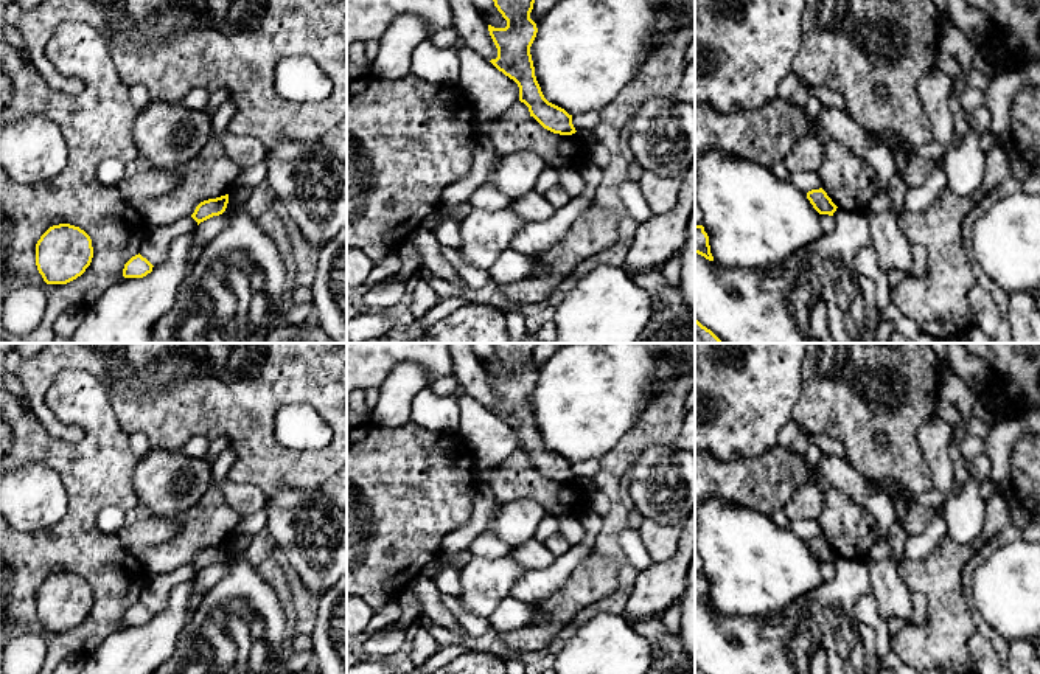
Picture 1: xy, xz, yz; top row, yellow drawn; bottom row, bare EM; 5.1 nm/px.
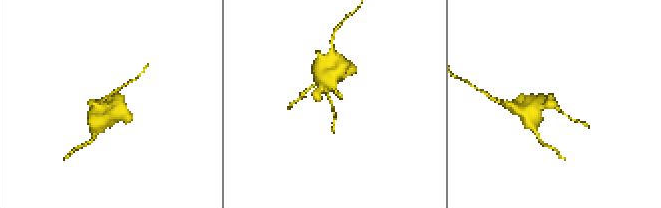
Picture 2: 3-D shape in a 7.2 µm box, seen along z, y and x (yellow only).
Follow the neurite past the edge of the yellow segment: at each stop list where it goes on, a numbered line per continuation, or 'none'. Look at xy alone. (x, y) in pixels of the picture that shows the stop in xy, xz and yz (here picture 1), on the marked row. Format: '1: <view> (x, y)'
none

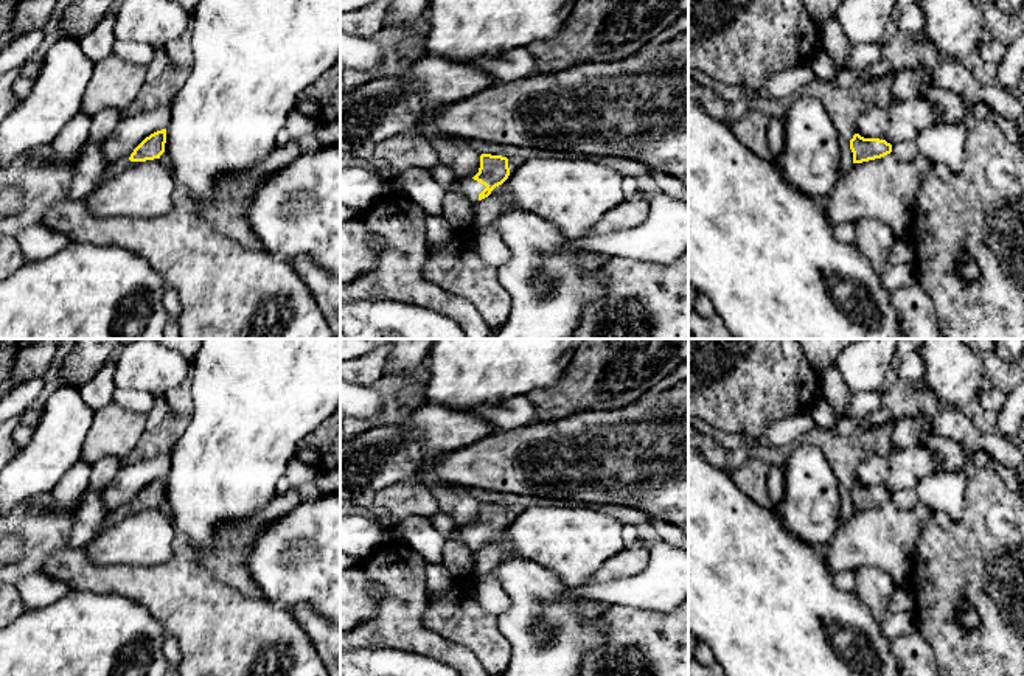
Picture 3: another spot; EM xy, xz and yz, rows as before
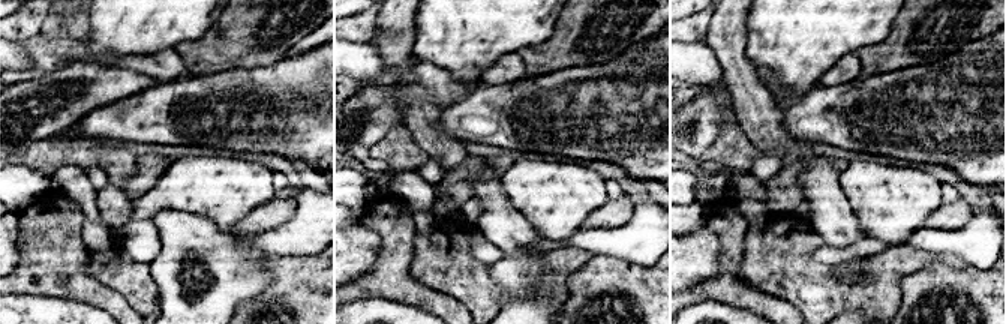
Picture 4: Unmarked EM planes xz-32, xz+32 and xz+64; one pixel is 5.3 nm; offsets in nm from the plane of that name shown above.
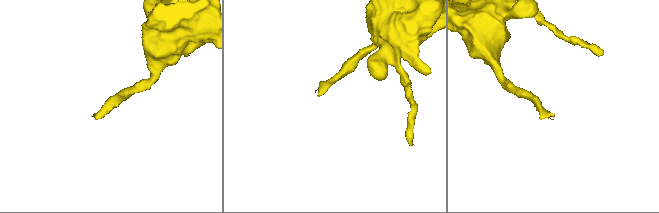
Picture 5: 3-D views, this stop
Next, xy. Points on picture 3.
none

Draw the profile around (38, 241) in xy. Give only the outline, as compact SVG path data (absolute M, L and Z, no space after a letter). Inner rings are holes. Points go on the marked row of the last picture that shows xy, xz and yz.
M42 222L25 227L16 235L16 239L26 261L45 260L68 244L64 233L51 230Z

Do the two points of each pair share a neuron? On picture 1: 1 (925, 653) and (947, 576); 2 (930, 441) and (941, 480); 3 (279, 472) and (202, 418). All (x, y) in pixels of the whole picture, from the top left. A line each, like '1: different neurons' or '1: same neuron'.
1: same neuron
2: same neuron
3: same neuron

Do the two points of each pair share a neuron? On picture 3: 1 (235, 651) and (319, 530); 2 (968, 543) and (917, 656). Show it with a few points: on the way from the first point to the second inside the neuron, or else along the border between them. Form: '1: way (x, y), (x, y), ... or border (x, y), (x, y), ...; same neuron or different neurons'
1: border (264, 597), (288, 609); different neurons
2: border (916, 630), (936, 659); different neurons

